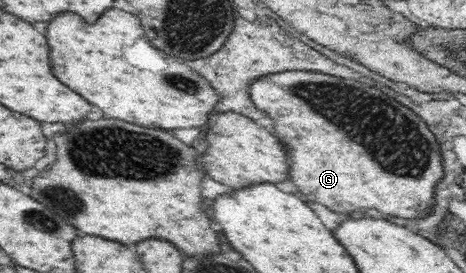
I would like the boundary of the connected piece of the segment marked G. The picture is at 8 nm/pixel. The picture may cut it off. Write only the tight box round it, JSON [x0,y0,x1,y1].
[251,72,445,220]

